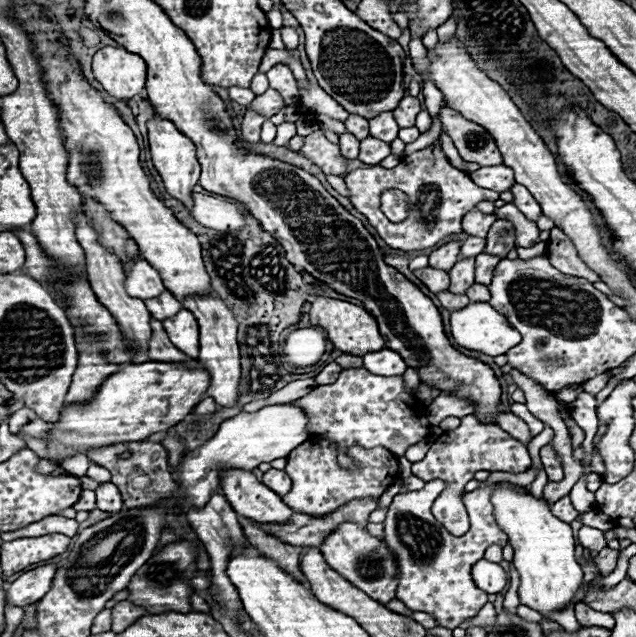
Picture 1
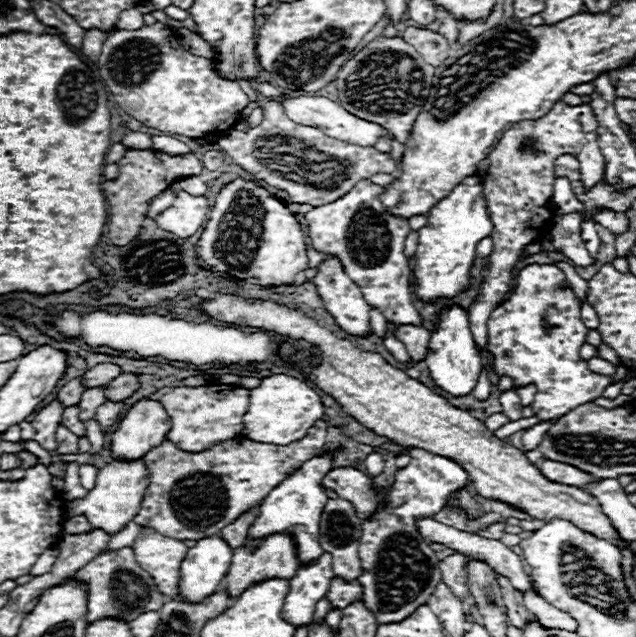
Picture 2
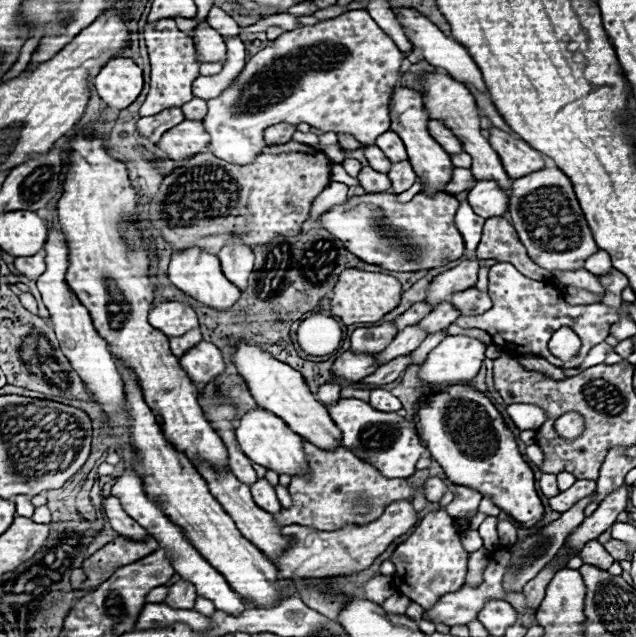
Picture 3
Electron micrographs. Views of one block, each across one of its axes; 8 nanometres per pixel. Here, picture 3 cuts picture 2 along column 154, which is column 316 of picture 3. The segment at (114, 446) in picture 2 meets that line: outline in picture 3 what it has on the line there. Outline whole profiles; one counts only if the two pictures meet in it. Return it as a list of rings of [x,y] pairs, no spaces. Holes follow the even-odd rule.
[[[248,342],[234,344],[232,362],[236,364],[238,374],[246,380],[258,406],[280,416],[296,434],[300,434],[304,440],[312,442],[314,446],[320,446],[324,450],[340,446],[340,430],[336,428],[332,418],[328,418],[328,410],[324,410],[324,406],[308,390],[308,384],[304,382],[298,370],[276,360],[270,352],[262,350],[260,346],[252,346]]]

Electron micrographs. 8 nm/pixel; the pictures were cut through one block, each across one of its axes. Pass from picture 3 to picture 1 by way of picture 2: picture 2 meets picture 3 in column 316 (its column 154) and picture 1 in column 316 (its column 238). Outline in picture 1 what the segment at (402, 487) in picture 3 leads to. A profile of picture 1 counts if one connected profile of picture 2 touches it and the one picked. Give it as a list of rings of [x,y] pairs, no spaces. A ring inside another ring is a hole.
[[[312,436],[308,438],[308,442],[292,450],[286,458],[288,460],[286,472],[292,478],[292,490],[284,496],[284,502],[292,510],[300,510],[304,514],[316,514],[316,516],[330,514],[332,510],[344,506],[344,502],[350,502],[352,498],[382,496],[386,488],[392,486],[392,482],[398,478],[398,460],[390,450],[384,450],[384,448],[364,450],[360,446],[352,446],[346,450],[346,454],[358,462],[360,466],[358,474],[350,474],[336,464],[338,446],[326,438]]]

